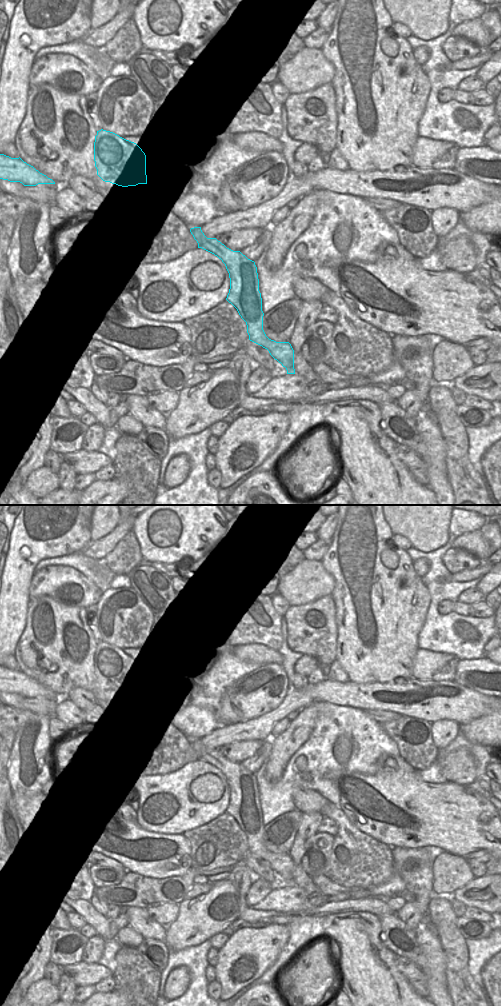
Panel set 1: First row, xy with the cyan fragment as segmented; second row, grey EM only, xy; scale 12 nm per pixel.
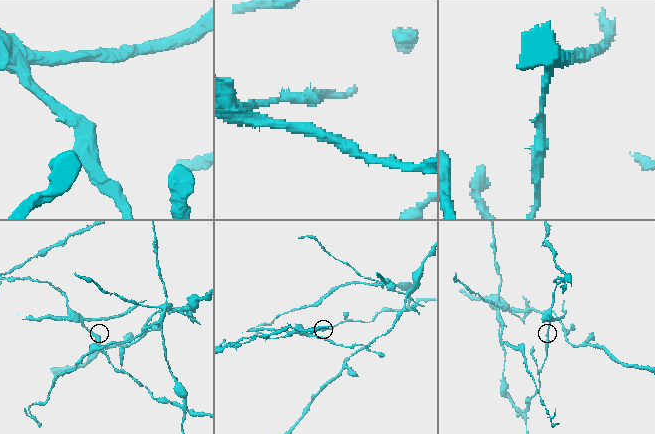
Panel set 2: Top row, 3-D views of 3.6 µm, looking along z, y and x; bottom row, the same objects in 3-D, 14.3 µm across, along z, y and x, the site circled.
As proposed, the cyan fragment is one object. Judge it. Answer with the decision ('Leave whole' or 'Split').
Split

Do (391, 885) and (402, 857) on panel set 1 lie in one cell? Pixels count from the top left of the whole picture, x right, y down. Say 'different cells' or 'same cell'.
different cells

